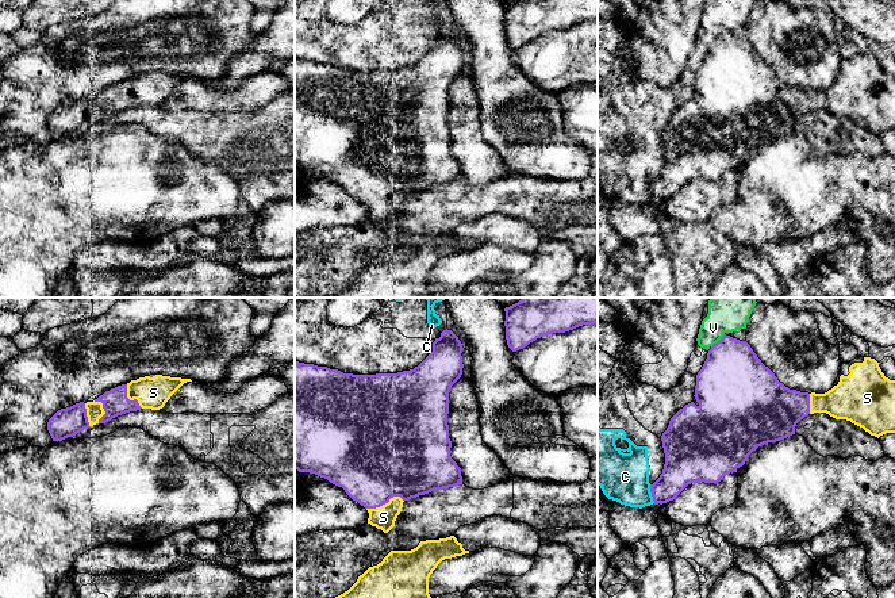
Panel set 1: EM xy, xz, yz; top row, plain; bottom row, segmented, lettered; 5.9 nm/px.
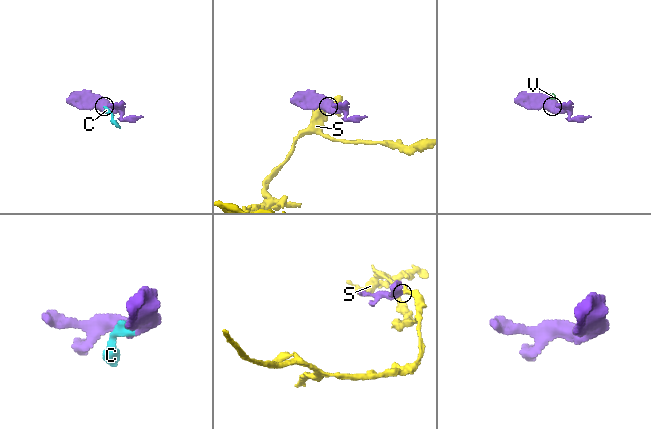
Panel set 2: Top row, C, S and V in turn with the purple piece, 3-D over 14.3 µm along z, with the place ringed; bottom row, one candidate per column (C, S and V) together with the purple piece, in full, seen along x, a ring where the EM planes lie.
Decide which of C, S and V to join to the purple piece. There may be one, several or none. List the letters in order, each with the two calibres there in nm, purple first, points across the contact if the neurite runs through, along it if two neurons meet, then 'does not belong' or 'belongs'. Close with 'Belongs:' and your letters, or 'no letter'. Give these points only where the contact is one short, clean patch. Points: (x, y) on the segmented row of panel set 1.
C: calibres 220 and 280 nm; does not belong
S: calibres 460 and 140 nm; belongs
V: calibres 400 and 260 nm; does not belong
Belongs: S

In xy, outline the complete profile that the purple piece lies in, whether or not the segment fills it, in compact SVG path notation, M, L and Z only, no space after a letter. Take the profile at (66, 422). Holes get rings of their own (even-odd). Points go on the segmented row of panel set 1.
M150 375L105 391L93 402L58 410L47 422L53 441L73 437L93 425L141 409L160 410L191 379Z

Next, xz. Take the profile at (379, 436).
M446 329L418 367L397 373L353 375L295 360L295 469L342 487L368 510L368 524L384 533L395 526L404 501L461 484L461 468L450 456L448 414L450 388L462 375L462 349Z

